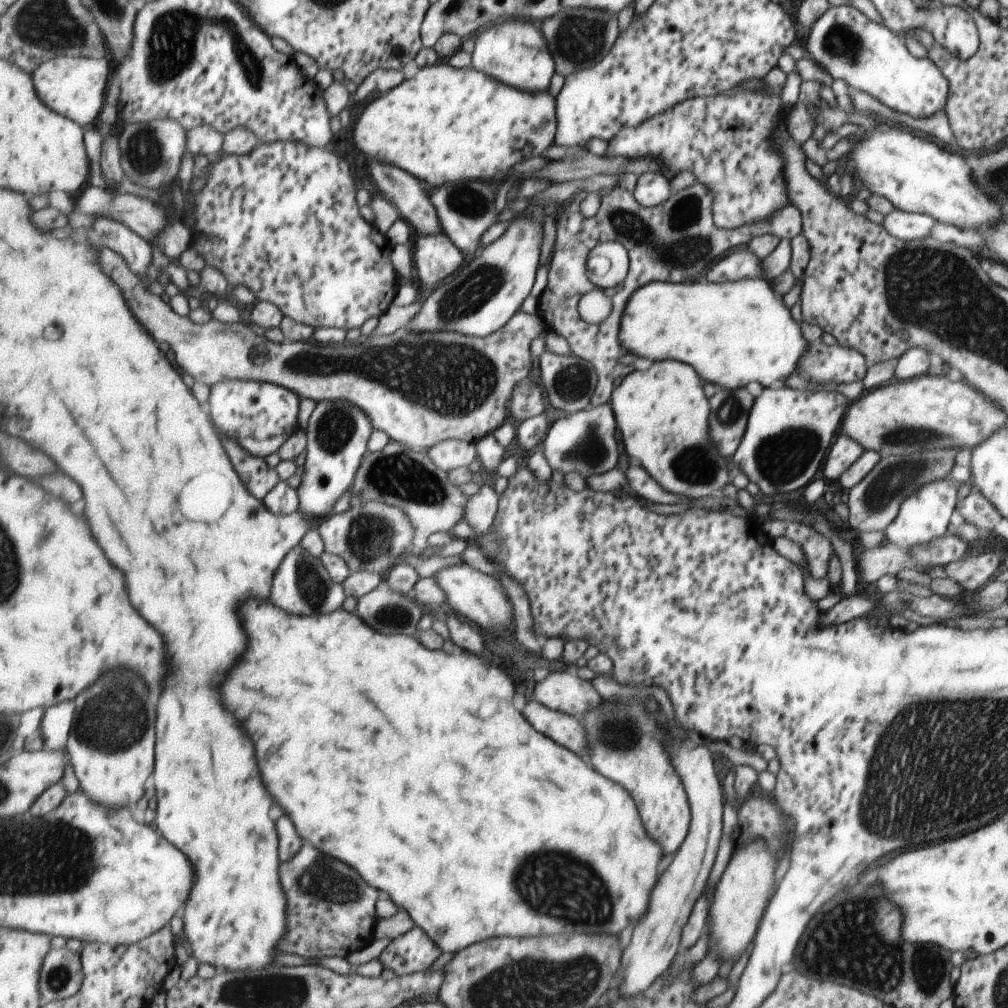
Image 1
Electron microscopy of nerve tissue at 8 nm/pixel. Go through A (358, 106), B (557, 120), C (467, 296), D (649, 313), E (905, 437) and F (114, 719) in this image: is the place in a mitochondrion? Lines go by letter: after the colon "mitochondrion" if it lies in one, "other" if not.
A: other
B: other
C: mitochondrion
D: other
E: mitochondrion
F: mitochondrion

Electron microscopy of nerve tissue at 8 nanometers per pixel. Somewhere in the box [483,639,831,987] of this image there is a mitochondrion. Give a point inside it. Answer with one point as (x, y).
(587, 902)

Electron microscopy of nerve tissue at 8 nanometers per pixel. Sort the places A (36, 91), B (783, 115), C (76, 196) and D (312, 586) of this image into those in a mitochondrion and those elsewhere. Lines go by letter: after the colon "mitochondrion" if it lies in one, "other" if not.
A: other
B: other
C: other
D: mitochondrion

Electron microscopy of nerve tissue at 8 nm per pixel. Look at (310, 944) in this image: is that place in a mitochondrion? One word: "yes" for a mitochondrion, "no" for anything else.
no

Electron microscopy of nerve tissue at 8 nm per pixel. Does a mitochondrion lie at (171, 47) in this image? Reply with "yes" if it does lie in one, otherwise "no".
yes

